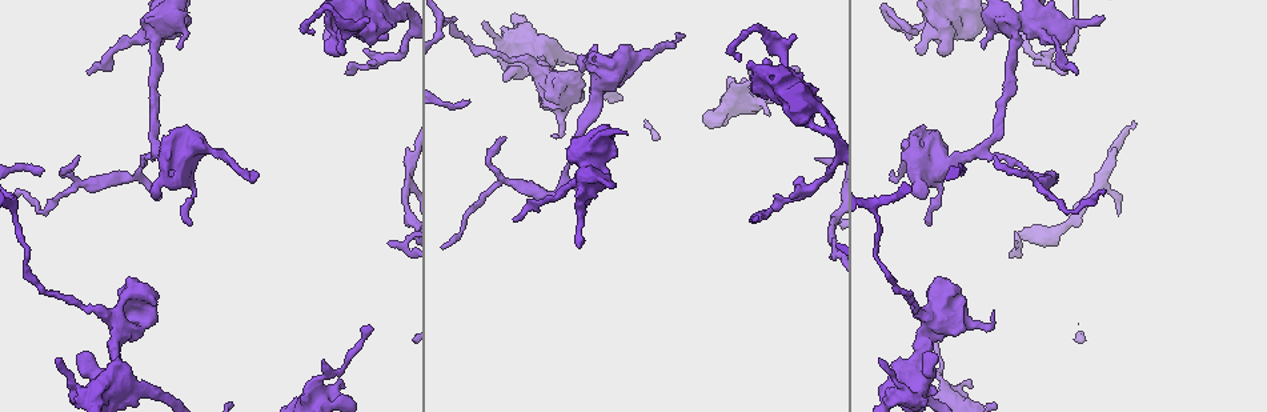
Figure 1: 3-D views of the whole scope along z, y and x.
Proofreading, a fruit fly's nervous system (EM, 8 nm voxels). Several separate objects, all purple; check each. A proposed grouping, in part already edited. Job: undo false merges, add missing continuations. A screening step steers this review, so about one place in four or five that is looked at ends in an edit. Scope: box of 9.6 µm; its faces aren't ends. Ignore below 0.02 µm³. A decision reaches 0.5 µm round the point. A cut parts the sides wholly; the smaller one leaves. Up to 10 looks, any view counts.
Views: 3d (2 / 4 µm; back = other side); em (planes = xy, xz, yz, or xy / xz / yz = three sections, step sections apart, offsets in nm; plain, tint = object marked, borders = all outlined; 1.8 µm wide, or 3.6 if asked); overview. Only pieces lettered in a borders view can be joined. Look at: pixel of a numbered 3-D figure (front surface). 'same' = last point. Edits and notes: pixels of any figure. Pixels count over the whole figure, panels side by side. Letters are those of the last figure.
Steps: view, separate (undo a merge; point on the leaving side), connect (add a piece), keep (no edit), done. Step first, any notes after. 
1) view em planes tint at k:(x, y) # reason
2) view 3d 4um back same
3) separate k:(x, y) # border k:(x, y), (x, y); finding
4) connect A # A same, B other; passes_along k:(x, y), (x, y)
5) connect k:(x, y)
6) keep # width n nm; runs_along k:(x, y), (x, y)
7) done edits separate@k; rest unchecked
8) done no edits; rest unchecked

view em planes borders at 1:(191, 226) # thin end

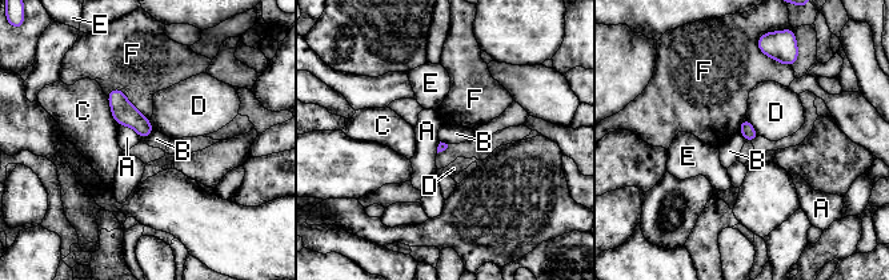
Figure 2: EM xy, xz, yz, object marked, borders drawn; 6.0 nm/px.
keep # A other, B other, C other, D other, E other, F other; border 2:(153, 131), (141, 139); none of them fits

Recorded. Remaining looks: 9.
view 3d 2um at 1:(79, 158) # tapers out

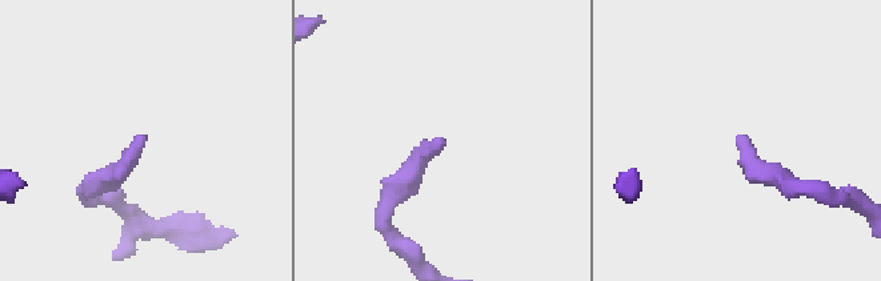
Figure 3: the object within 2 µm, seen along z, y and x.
view em planes plain at 3:(738, 136)

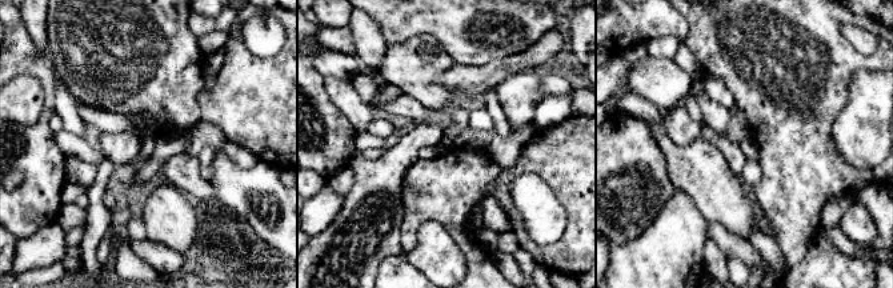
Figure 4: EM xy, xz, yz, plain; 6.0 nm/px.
view em planes borders same # what lies round it

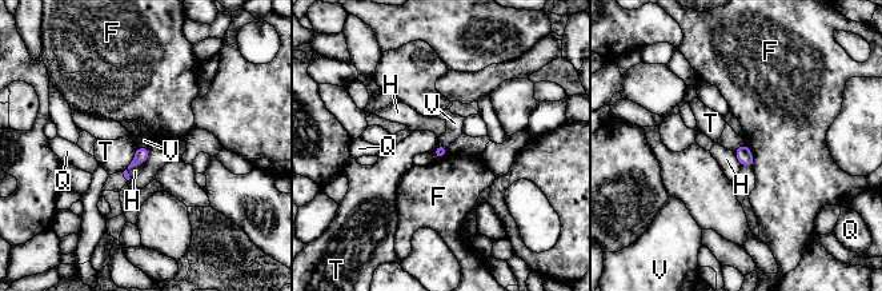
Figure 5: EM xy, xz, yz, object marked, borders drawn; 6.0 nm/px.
keep # F other, H other, Q other, T other, V other; border 5:(139, 146), (148, 148); none of them fits

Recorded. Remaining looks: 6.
view 3d 2um at 1:(559, 135) # an open end

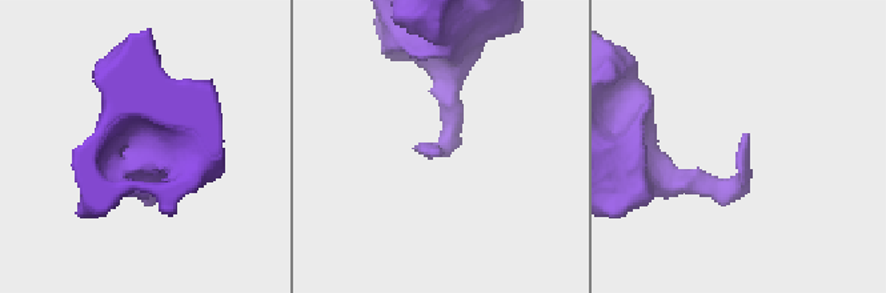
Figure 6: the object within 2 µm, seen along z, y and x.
view em 3.6um xy step 8 tint at 6:(745, 135)

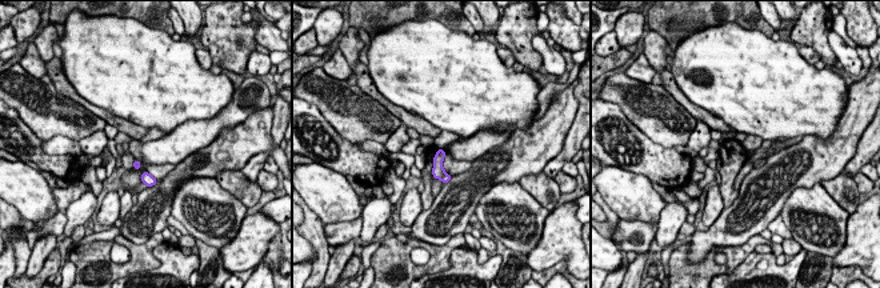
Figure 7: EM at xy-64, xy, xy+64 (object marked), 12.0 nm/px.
view em 3.6um planes borders same

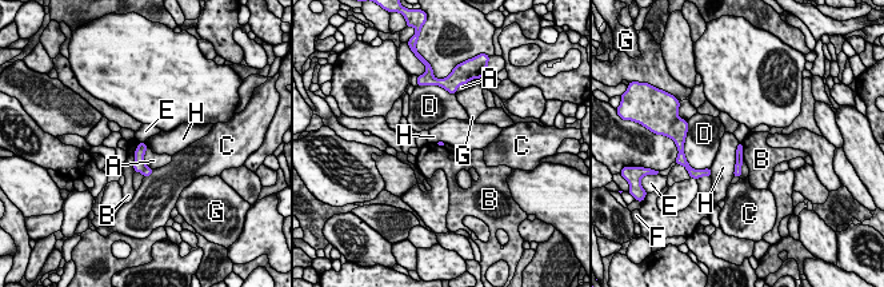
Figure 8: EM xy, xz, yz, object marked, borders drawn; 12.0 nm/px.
keep # longest_contact H 420 nm; A other, B other, C other, D other, E other, F other, G other, H other; border 8:(139, 142), (144, 143); none of them fits

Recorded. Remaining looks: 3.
view 3d 2um at 1:(58, 361) # tapers out

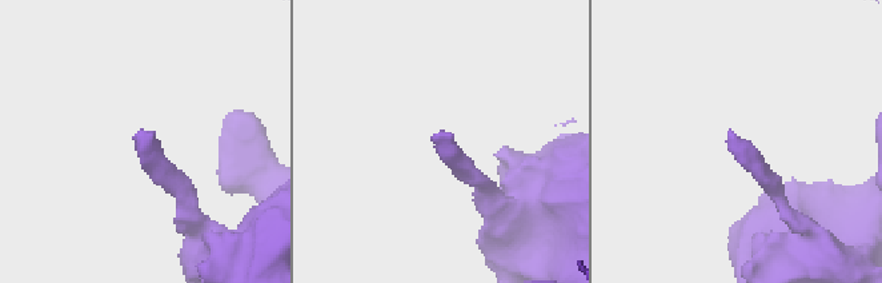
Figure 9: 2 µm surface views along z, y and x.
view em planes borders at 9:(141, 134)

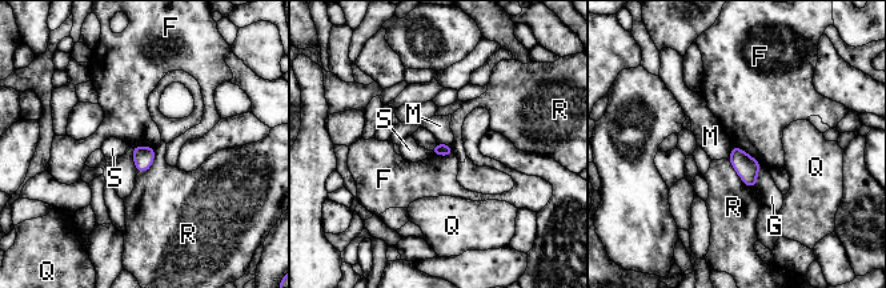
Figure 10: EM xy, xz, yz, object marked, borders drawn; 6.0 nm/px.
keep # longest_contact F 220 nm; F other, G other, M other, Q other, R other, S other; border 10:(734, 144), (754, 158), (761, 166); none of them fits

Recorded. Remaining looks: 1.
done no edits; rest unchecked

